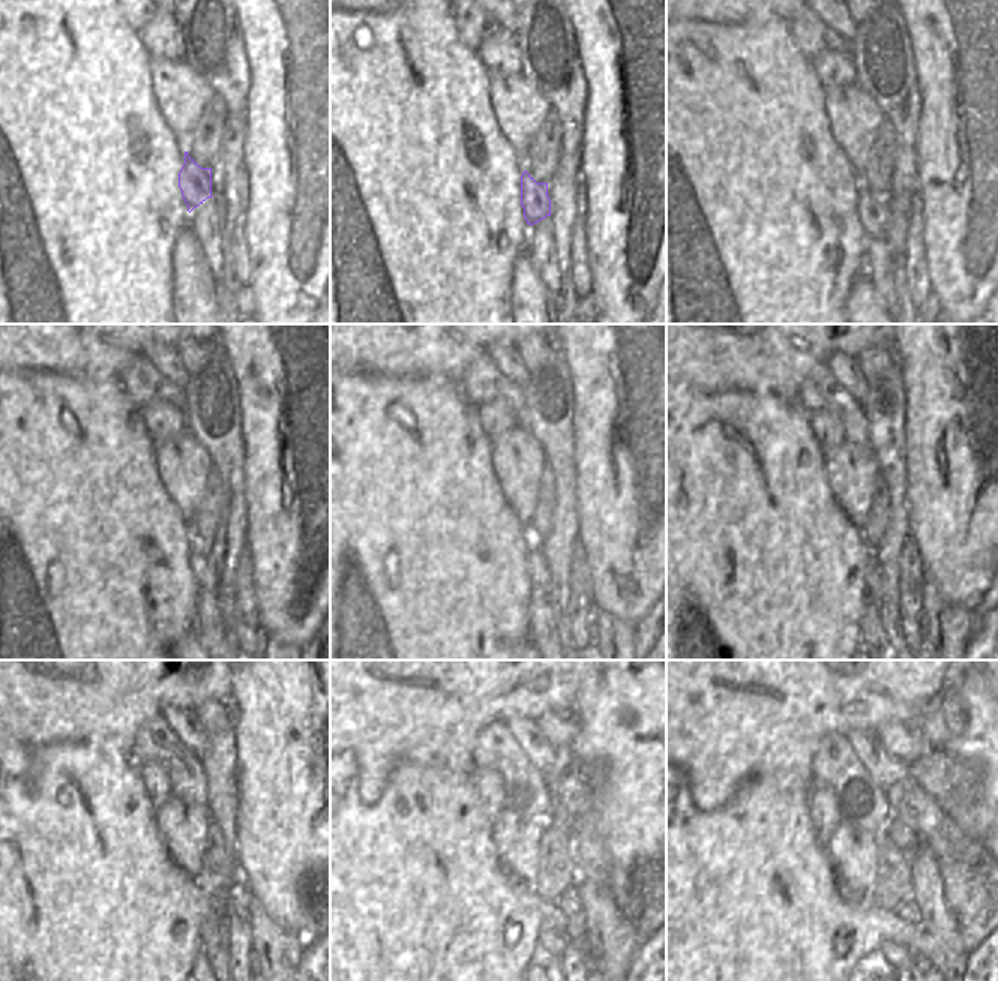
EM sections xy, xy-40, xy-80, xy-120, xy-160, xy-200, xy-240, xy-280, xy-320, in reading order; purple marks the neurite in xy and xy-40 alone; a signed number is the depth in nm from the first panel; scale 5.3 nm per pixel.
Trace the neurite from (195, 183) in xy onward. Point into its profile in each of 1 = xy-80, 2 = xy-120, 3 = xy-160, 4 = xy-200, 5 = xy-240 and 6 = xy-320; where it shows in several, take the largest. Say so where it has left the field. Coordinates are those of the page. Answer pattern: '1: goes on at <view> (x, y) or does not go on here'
1: goes on at xy-80 (872, 207)
2: goes on at xy-120 (201, 563)
3: goes on at xy-160 (539, 575)
4: goes on at xy-200 (874, 591)
5: goes on at xy-240 (210, 929)
6: goes on at xy-320 (892, 954)

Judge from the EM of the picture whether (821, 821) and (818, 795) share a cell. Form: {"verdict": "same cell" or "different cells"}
{"verdict": "same cell"}

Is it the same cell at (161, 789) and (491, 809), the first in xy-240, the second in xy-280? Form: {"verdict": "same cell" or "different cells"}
{"verdict": "same cell"}

